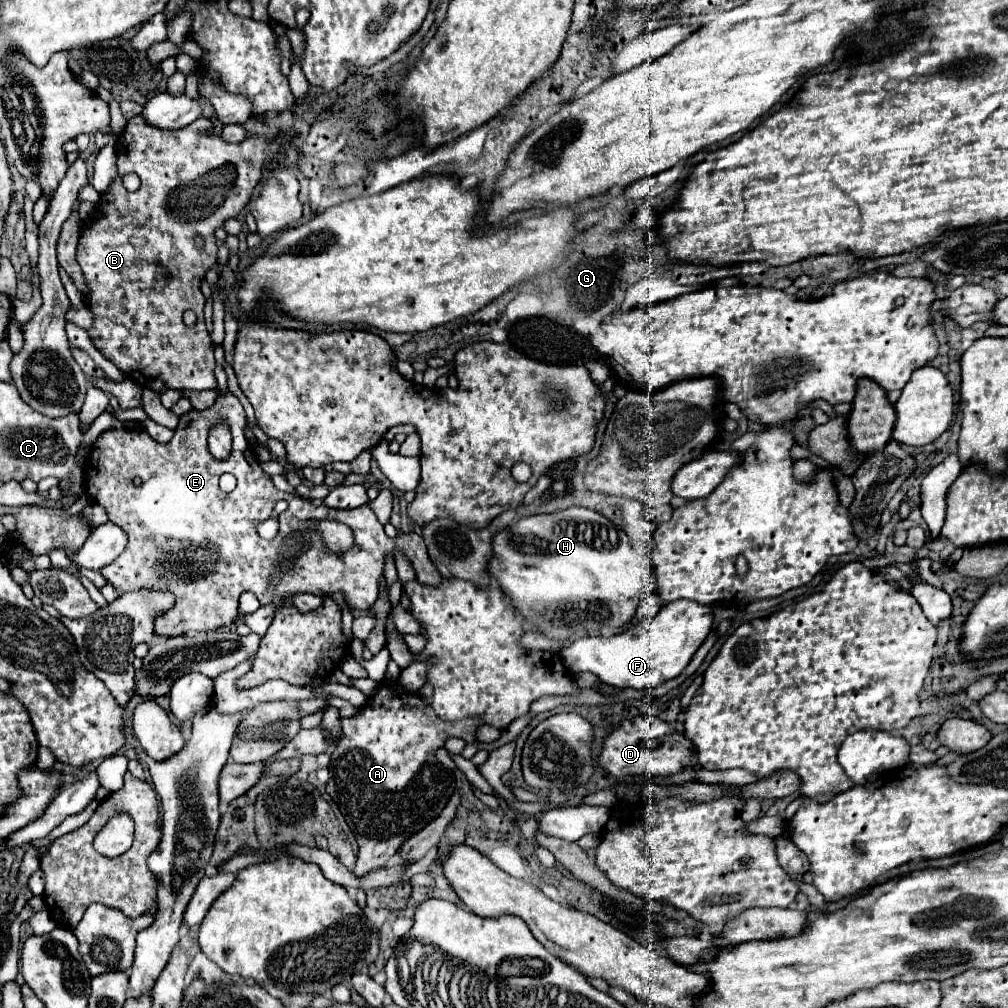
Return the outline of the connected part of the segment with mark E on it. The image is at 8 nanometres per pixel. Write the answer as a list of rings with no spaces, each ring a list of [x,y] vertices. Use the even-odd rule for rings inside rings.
[[[234,394],[218,396],[216,404],[208,410],[190,410],[188,414],[180,416],[180,424],[174,430],[174,438],[168,444],[160,444],[148,436],[142,428],[118,428],[106,430],[94,442],[94,450],[90,452],[88,460],[84,462],[84,484],[86,494],[100,504],[108,520],[120,526],[128,534],[126,550],[108,566],[100,570],[108,584],[112,584],[122,596],[124,592],[134,590],[172,590],[176,596],[176,604],[172,610],[156,616],[154,620],[154,634],[156,636],[182,636],[190,632],[210,632],[224,626],[232,626],[238,616],[238,598],[242,592],[252,592],[262,606],[272,604],[280,596],[286,594],[318,594],[318,596],[334,596],[338,592],[344,594],[348,606],[356,610],[370,610],[374,600],[378,598],[378,580],[384,574],[384,554],[394,554],[396,548],[402,548],[410,558],[418,582],[436,586],[442,582],[440,572],[430,562],[428,552],[424,548],[424,540],[420,534],[400,534],[396,540],[386,536],[382,524],[378,522],[376,514],[368,504],[352,510],[336,510],[328,506],[314,506],[310,500],[294,494],[282,492],[272,484],[272,478],[260,468],[250,442],[244,436],[246,428],[246,412],[240,400]],[[216,422],[224,422],[232,432],[232,450],[226,460],[216,460],[208,450],[208,432]],[[230,472],[236,476],[238,486],[234,492],[226,494],[218,488],[218,478]],[[134,476],[142,478],[140,486],[134,486]],[[278,500],[286,500],[288,508],[276,516],[280,530],[274,540],[264,540],[258,536],[258,524],[274,518],[274,504]],[[320,520],[336,520],[344,522],[354,530],[354,546],[344,554],[334,554],[324,550],[324,542],[316,528],[310,522]]]

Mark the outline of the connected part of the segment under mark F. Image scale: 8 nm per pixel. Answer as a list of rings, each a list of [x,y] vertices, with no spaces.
[[[676,600],[672,604],[666,604],[654,620],[642,622],[640,628],[630,628],[630,630],[616,634],[616,636],[610,636],[610,638],[604,638],[604,636],[578,638],[568,648],[560,650],[560,658],[564,660],[564,664],[568,666],[568,670],[572,674],[592,672],[608,686],[616,686],[616,688],[656,688],[656,686],[676,678],[688,666],[694,652],[700,648],[700,644],[710,634],[712,622],[714,622],[714,614],[712,614],[710,606],[704,606],[704,604],[698,604],[698,602],[692,602],[692,600]]]

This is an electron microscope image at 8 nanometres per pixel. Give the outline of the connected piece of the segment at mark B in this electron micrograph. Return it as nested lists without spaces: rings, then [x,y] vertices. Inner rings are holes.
[[[142,116],[130,118],[126,130],[116,140],[118,176],[112,180],[108,190],[100,194],[92,216],[88,216],[82,224],[78,240],[76,260],[86,278],[86,304],[94,318],[92,326],[88,328],[92,344],[140,388],[150,388],[154,392],[164,392],[168,388],[216,388],[216,360],[210,334],[204,326],[202,310],[206,298],[200,292],[200,280],[212,266],[216,266],[218,246],[214,230],[220,228],[228,218],[236,218],[240,214],[240,210],[252,198],[262,170],[280,148],[276,142],[268,142],[262,136],[250,136],[240,144],[228,144],[220,136],[208,136],[210,128],[212,122],[206,118],[198,118],[180,130],[152,128],[144,124]],[[128,172],[136,172],[140,176],[140,190],[128,192],[122,186],[122,176]],[[196,236],[202,236],[204,240],[202,250],[194,242]],[[186,310],[194,310],[198,316],[194,328],[188,328],[182,322],[182,314]]]

